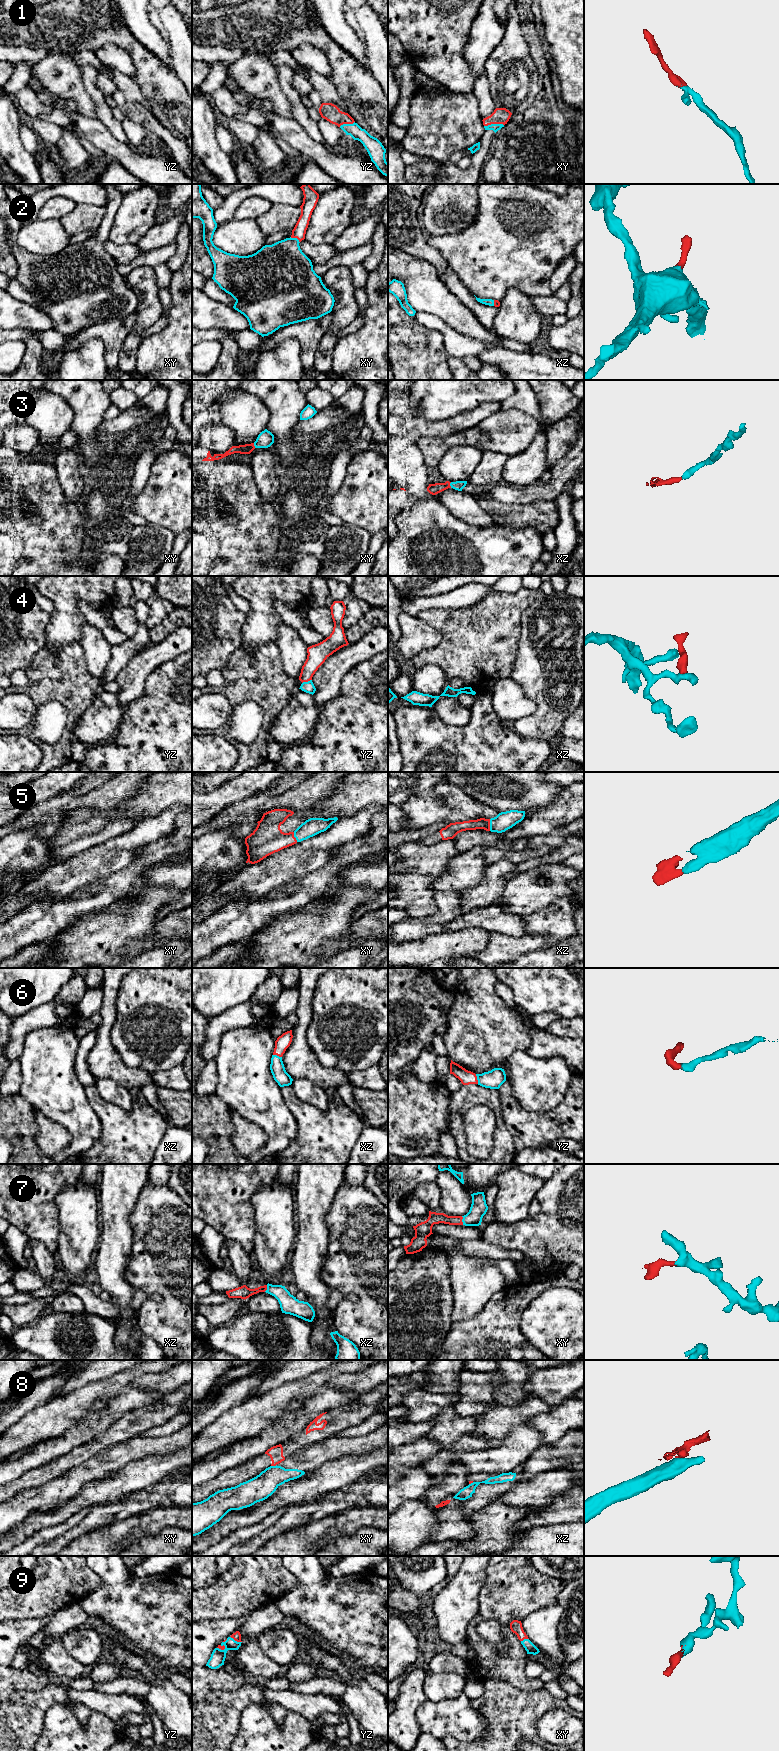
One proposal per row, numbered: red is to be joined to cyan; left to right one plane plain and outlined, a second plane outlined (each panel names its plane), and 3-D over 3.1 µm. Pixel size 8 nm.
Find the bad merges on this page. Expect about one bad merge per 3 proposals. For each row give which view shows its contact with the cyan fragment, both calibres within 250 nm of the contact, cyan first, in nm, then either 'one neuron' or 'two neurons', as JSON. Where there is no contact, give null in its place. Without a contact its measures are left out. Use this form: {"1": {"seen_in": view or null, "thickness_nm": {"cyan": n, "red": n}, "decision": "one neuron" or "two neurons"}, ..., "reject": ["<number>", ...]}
{"1": {"seen_in": "xy", "thickness_nm": {"cyan": 60, "red": 130}, "decision": "one neuron"}, "2": {"seen_in": "xy", "thickness_nm": {"cyan": 400, "red": 110}, "decision": "one neuron"}, "3": {"seen_in": "xz", "thickness_nm": {"cyan": 80, "red": 90}, "decision": "one neuron"}, "4": {"seen_in": "yz", "thickness_nm": {"cyan": 90, "red": 160}, "decision": "two neurons"}, "5": {"seen_in": "xz", "thickness_nm": {"cyan": 150, "red": 90}, "decision": "one neuron"}, "6": {"seen_in": "yz", "thickness_nm": {"cyan": 150, "red": 120}, "decision": "one neuron"}, "7": {"seen_in": "xy", "thickness_nm": {"cyan": 140, "red": 100}, "decision": "one neuron"}, "8": {"seen_in": "xy", "thickness_nm": {"cyan": 200, "red": 110}, "decision": "two neurons"}, "9": {"seen_in": "yz", "thickness_nm": {"cyan": 120, "red": 70}, "decision": "one neuron"}, "reject": ["4", "8"]}

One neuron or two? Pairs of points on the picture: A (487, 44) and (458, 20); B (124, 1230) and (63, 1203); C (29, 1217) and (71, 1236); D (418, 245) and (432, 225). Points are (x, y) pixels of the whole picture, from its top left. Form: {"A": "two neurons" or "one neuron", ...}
{"A": "two neurons", "B": "two neurons", "C": "two neurons", "D": "two neurons"}

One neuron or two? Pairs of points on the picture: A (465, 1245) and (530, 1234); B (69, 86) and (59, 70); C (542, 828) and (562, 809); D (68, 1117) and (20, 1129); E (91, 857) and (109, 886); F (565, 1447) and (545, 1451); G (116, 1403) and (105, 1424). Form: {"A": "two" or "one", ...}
{"A": "two", "B": "one", "C": "one", "D": "two", "E": "two", "F": "one", "G": "one"}

